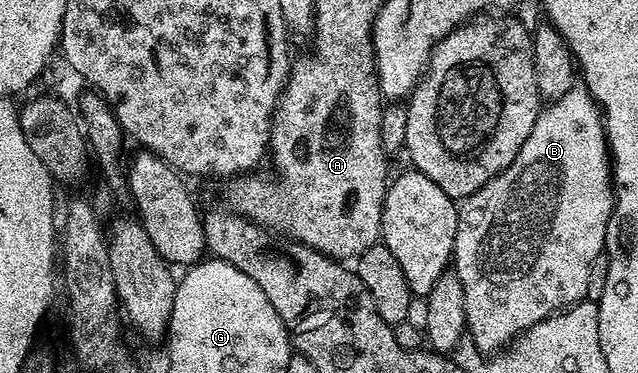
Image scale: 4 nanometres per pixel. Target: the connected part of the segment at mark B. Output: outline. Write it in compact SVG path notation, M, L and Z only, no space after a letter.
M574 87L557 101L548 102L537 114L535 127L531 127L531 135L527 135L527 143L519 147L519 155L515 155L512 163L495 179L491 179L479 191L464 198L457 205L457 230L455 231L455 247L452 264L463 283L463 299L465 300L465 327L468 340L483 355L493 355L513 344L522 333L526 333L535 323L554 316L566 307L572 307L587 297L587 279L591 265L597 257L602 256L607 235L607 223L613 210L613 171L609 155L609 142L605 140L605 122L596 101L584 87Z

